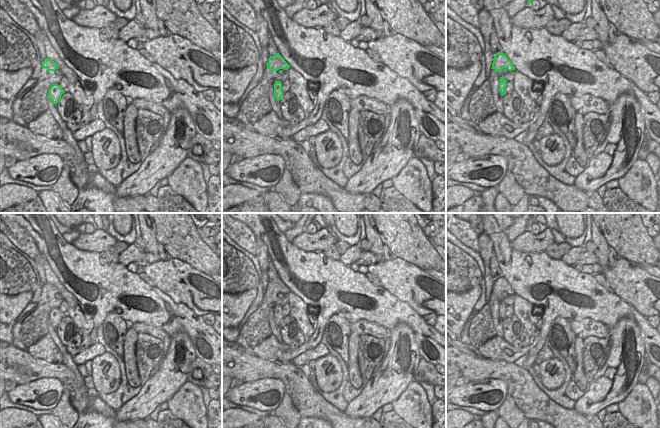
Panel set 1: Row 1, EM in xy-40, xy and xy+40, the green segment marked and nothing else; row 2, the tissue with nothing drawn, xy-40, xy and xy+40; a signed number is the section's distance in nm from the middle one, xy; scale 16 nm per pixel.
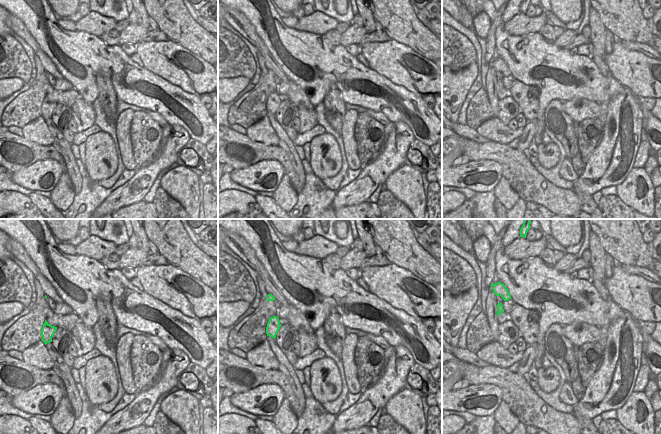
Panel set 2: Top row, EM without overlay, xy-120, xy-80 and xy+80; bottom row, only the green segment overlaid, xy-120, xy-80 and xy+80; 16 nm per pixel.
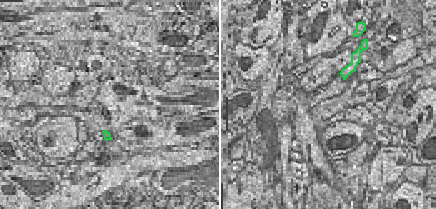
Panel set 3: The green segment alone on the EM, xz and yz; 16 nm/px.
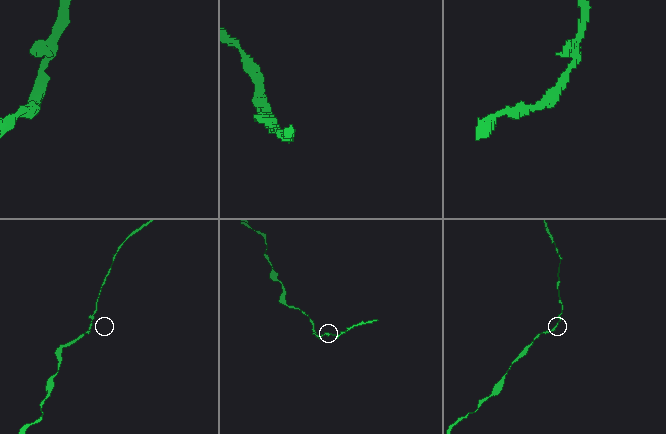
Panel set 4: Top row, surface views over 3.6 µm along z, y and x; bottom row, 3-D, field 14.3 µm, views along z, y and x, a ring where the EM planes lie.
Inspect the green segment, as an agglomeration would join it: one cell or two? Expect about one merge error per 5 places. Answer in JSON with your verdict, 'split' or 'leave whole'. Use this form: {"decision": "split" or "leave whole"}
{"decision": "leave whole"}

